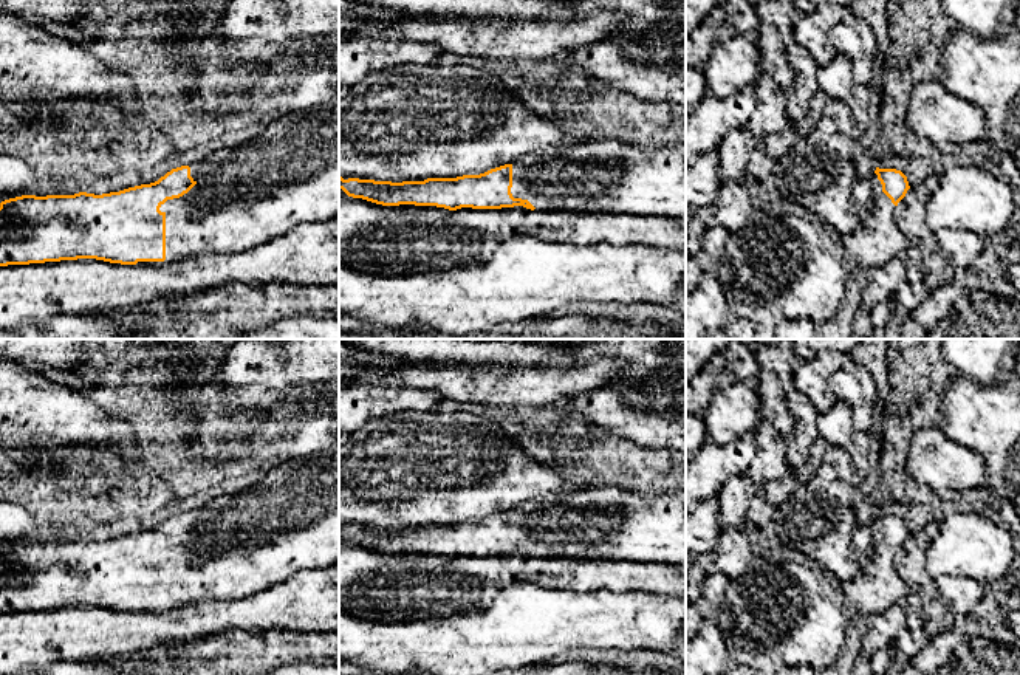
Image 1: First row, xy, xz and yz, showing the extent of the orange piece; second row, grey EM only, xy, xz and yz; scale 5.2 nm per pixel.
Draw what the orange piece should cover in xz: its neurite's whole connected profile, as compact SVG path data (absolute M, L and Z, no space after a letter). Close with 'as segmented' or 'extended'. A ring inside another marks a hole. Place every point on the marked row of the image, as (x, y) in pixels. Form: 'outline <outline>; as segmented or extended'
outline M614 139L546 146L480 175L424 181L339 176L348 197L382 206L605 211L686 223L686 156Z; extended

